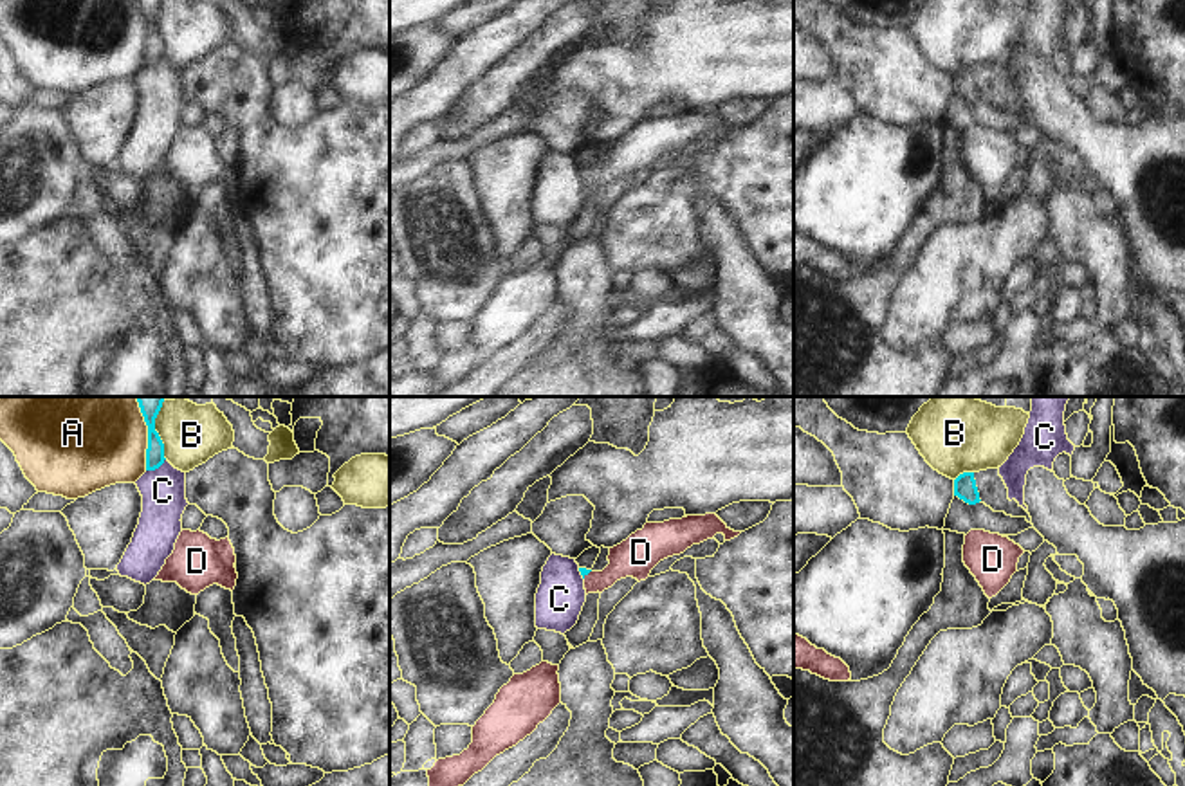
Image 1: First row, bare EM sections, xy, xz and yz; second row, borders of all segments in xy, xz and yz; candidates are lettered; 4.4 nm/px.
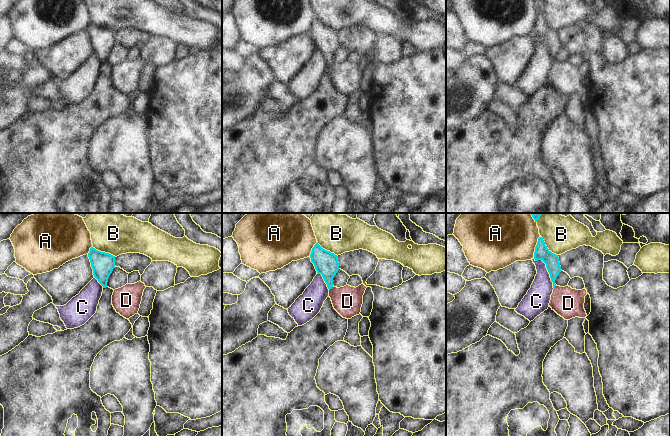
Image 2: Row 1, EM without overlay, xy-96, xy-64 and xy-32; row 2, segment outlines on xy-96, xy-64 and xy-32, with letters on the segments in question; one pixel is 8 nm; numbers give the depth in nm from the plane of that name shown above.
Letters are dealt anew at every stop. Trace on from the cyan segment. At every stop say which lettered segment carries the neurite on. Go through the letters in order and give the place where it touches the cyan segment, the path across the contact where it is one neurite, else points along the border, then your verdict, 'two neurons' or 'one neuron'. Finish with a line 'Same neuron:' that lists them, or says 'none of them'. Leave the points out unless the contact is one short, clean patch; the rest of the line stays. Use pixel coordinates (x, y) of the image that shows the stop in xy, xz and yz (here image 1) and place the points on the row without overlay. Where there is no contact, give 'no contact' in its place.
A: xy (148, 33) | two neurons
B: xy (156, 27) | two neurons
C: xy (156, 63) | along xy (165, 54), (157, 63), (146, 67) | two neurons
D: xz (587, 170) | across xz (583, 166), (587, 170), (608, 173), (639, 150) | one neuron
Same neuron: D

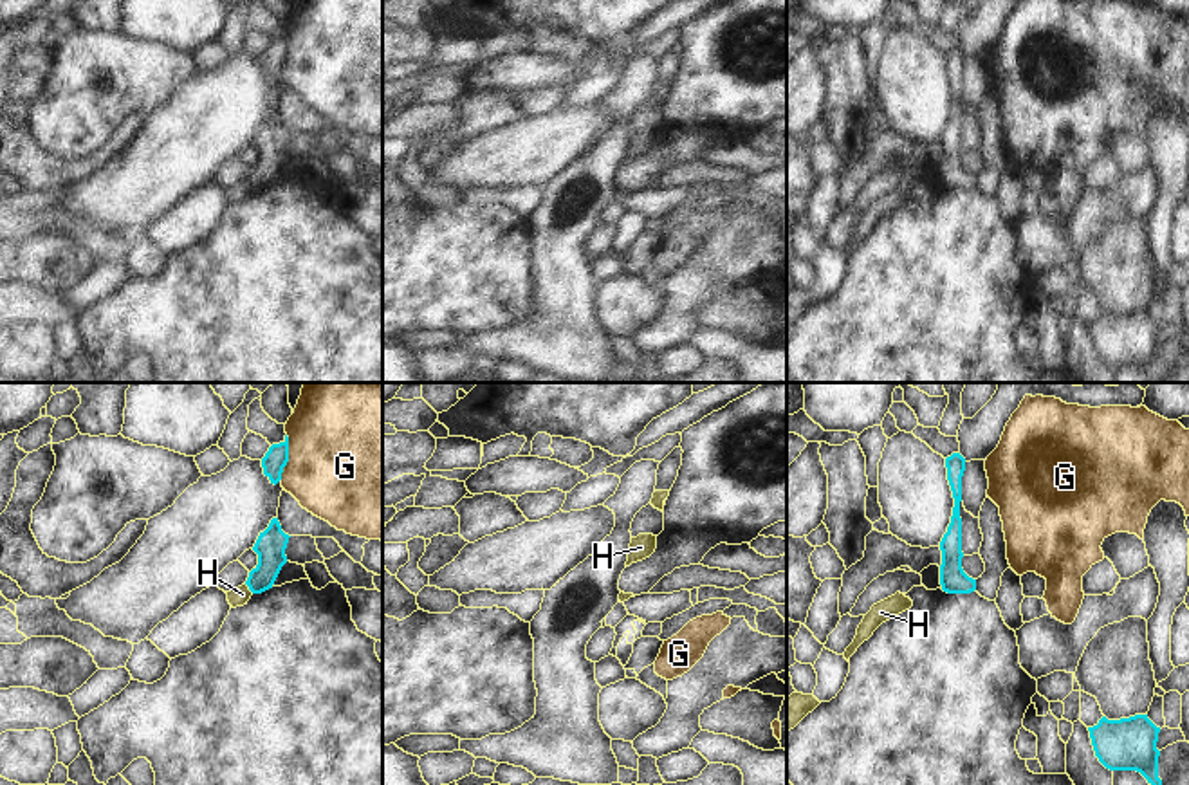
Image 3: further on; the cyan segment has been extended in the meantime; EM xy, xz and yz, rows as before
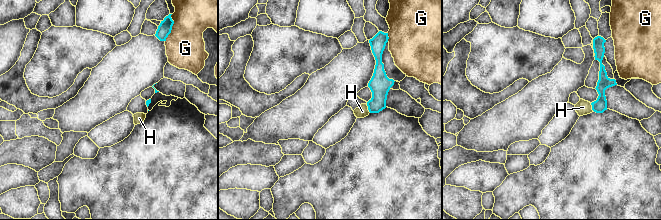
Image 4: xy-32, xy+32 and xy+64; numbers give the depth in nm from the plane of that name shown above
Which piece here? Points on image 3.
G: xy (287, 53) | two neurons
H: xy (249, 184) | along xy (246, 179), (253, 188) | two neurons
Same neuron: none of them

